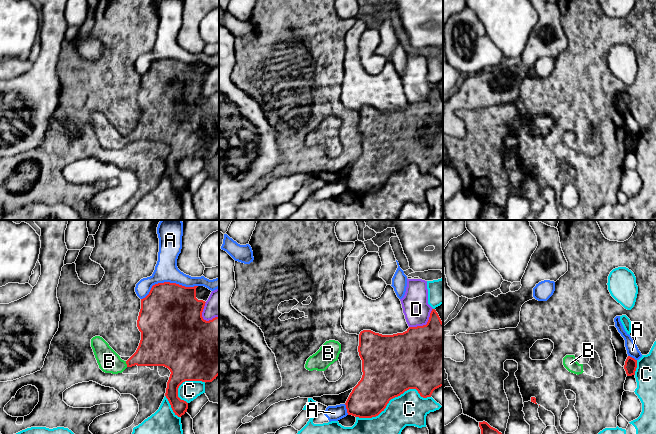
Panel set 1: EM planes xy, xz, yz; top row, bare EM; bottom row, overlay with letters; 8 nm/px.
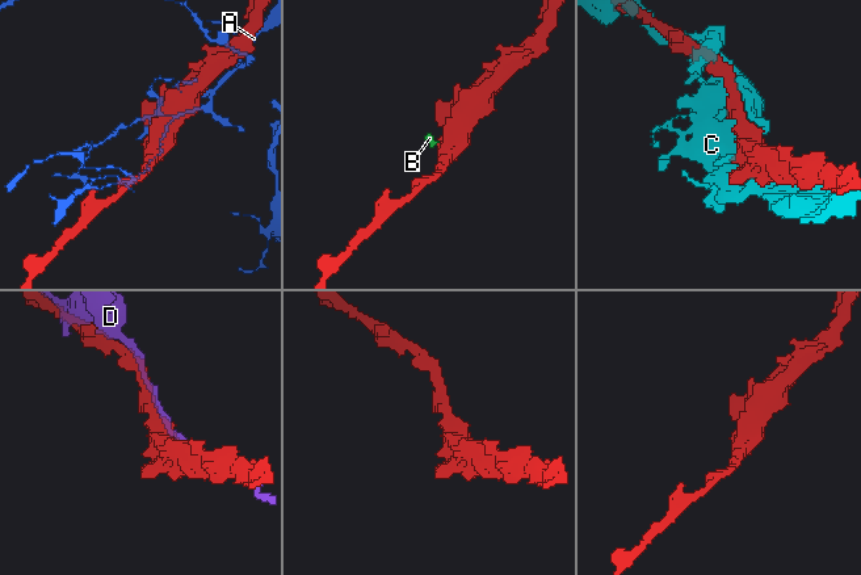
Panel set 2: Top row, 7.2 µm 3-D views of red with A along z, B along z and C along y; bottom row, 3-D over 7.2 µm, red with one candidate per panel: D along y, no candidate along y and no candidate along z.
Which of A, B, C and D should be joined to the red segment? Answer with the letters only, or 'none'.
B

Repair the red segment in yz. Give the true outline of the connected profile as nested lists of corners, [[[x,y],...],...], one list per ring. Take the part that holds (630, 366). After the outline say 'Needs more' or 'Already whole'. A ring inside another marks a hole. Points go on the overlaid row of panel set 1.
[[[628,356],[624,365],[624,369],[626,371],[627,376],[635,375],[636,368],[637,368],[637,360]]]. Already whole

